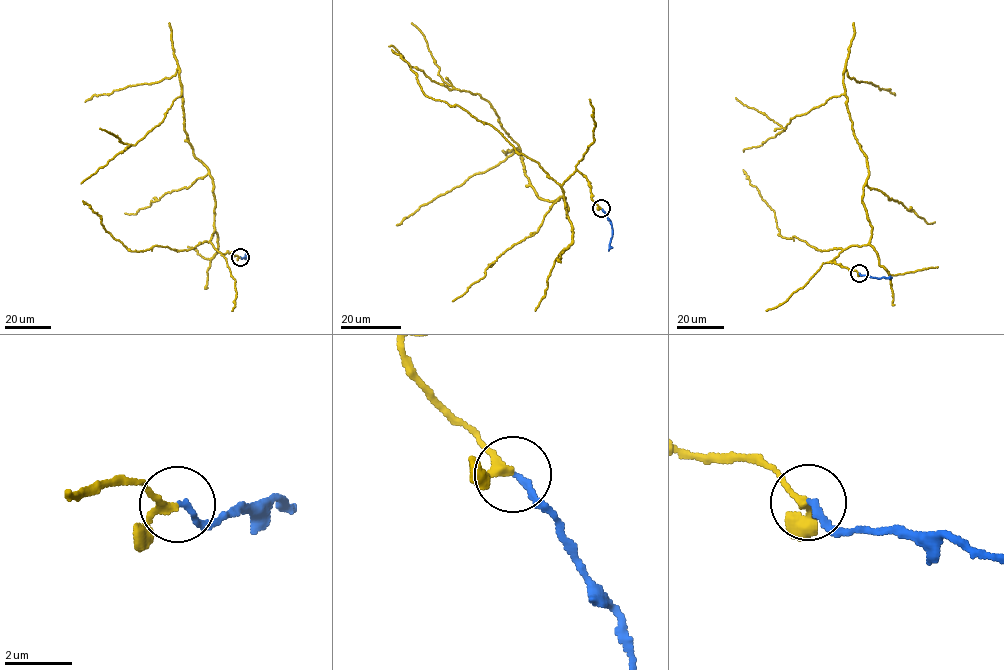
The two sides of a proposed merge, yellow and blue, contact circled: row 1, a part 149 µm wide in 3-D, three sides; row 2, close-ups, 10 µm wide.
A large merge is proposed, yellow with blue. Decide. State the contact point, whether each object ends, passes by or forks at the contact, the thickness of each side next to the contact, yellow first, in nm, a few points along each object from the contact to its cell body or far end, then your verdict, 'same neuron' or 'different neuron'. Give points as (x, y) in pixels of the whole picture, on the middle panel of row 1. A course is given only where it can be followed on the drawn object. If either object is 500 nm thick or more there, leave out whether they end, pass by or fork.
place (601, 208); yellow passes by; blue ends; calibres 200 and 190 nm; course yellow (601, 209), (576, 171), (561, 185), (567, 217), (563, 196), (539, 198), (491, 105), (433, 81), (389, 46); course blue (601, 209), (612, 227), (608, 251); same neuron

